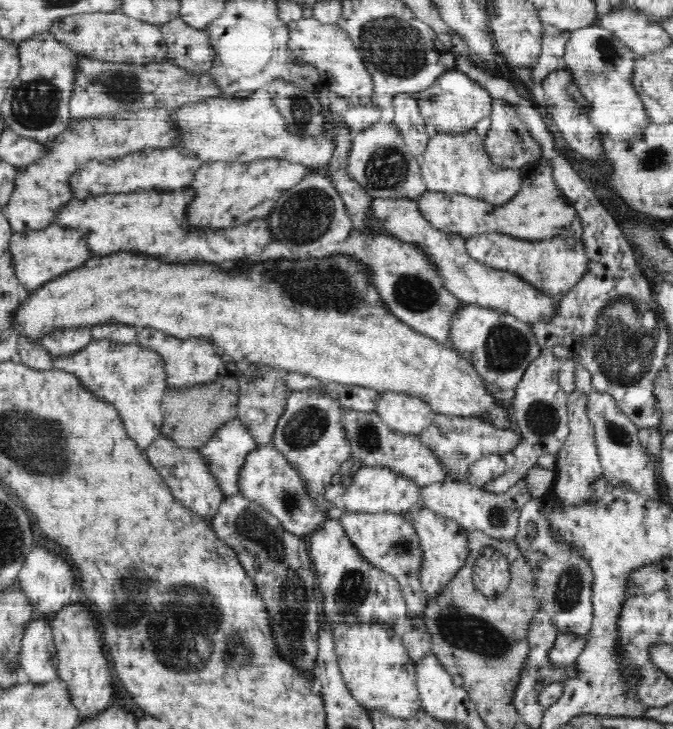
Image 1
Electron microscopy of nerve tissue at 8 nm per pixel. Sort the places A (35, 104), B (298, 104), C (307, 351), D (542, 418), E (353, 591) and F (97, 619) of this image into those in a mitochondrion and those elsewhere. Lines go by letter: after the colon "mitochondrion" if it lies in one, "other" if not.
A: mitochondrion
B: mitochondrion
C: other
D: mitochondrion
E: mitochondrion
F: other

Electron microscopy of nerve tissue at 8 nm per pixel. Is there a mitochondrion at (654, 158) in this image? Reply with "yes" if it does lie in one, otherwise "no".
yes

